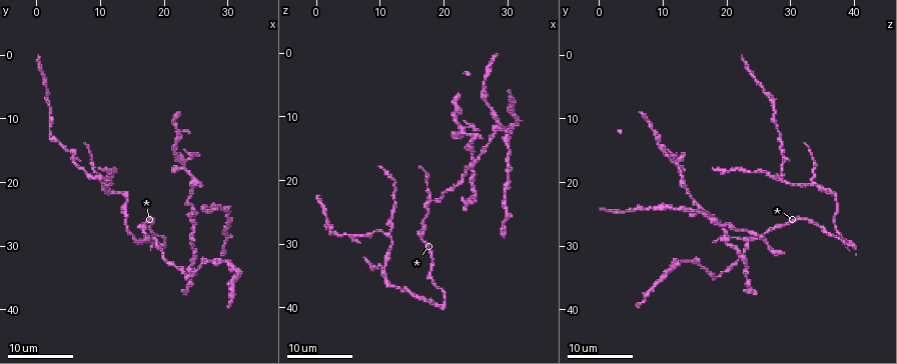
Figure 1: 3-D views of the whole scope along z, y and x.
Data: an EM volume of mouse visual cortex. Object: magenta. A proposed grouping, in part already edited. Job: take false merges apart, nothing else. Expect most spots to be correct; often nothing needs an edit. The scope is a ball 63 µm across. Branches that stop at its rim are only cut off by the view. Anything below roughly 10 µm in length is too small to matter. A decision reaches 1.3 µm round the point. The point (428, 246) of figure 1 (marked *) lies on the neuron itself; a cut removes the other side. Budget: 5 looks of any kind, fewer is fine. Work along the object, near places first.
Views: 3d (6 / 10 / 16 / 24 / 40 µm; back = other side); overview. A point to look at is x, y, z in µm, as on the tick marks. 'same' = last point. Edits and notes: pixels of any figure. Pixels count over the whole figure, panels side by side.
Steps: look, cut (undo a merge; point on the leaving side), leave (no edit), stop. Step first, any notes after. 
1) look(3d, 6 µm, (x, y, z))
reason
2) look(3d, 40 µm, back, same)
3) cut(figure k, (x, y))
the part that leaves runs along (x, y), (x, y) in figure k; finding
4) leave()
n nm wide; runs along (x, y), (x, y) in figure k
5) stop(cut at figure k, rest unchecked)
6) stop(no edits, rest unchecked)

look(3d, 24 µm, (24.0, 29.5, 20.5))
narrows sharply

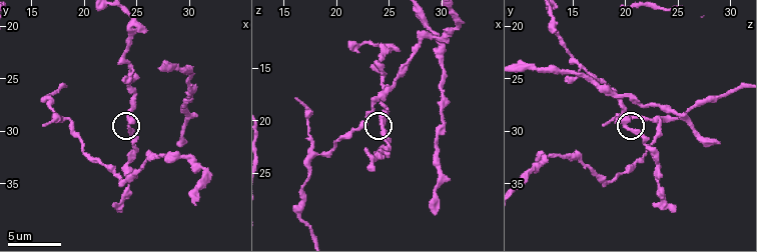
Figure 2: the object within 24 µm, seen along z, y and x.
look(3d, 10 µm, (24.6, 30.0, 20.4))
zoom in

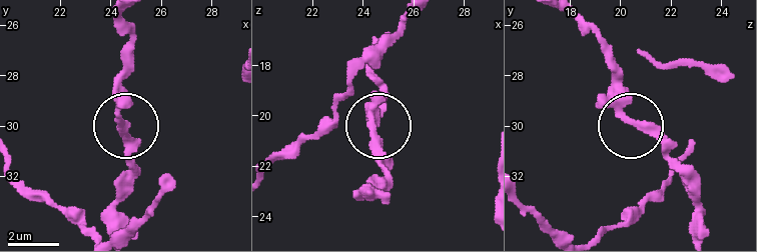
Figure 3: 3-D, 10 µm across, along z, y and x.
leave()
continuous, no second neuron

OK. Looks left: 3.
look(3d, 6 µm, (18.6, 28.8, 23.0))
four-way junction

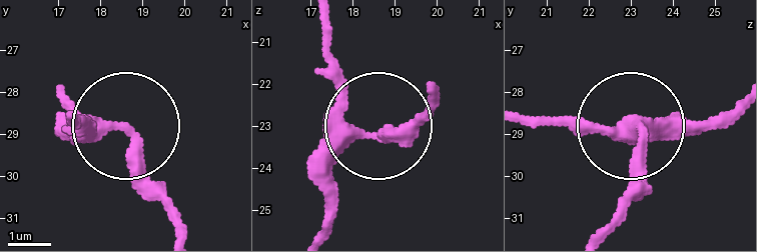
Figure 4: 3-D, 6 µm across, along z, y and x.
look(3d, 6 µm, back, (18.40, 28.90, 23.20))

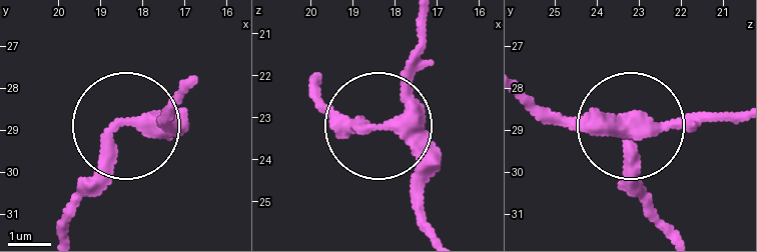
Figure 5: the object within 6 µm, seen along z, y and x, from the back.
leave()
300 nm wide; runs along (435, 232), (409, 146), (388, 128), (326, 113) in figure 5; continuous, no second neuron

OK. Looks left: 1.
stop(no edits, rest unchecked)

